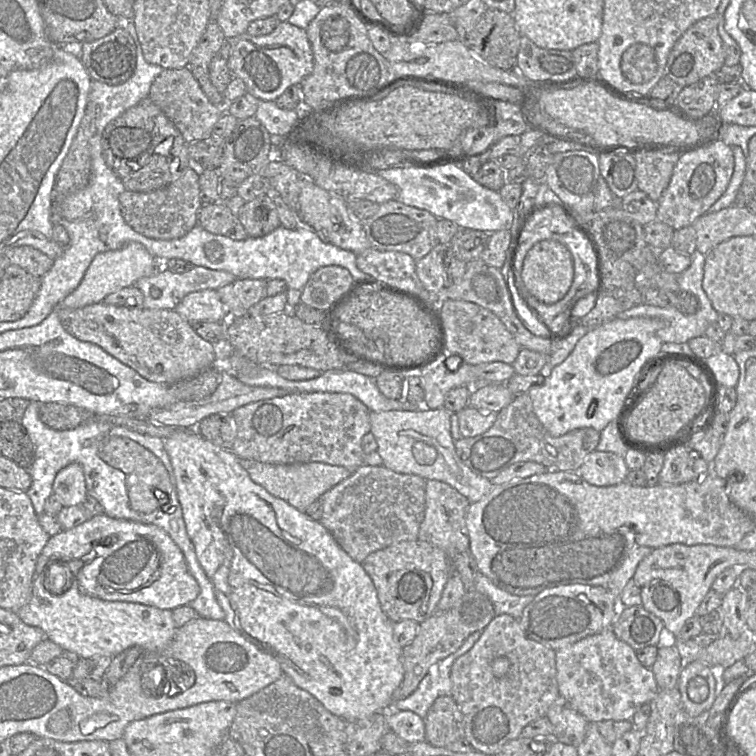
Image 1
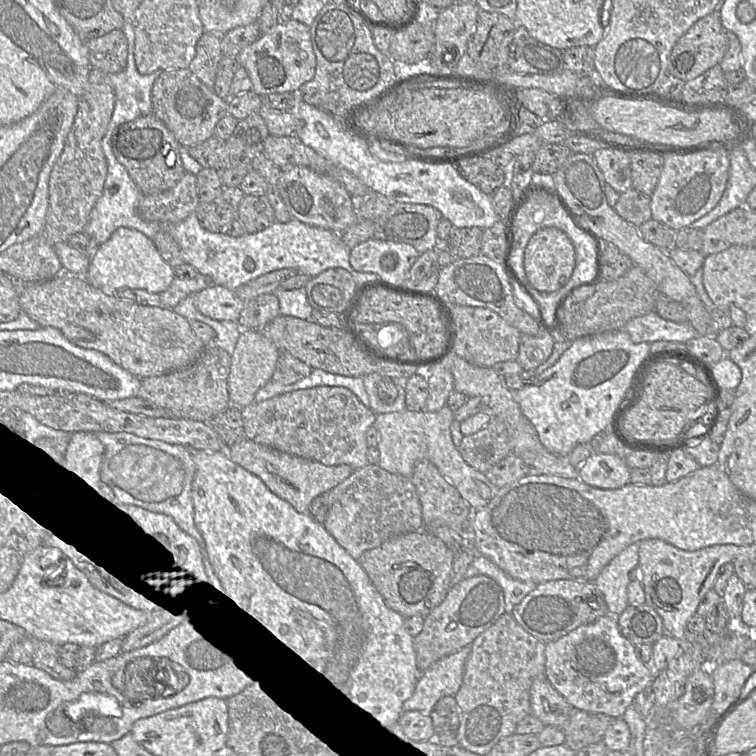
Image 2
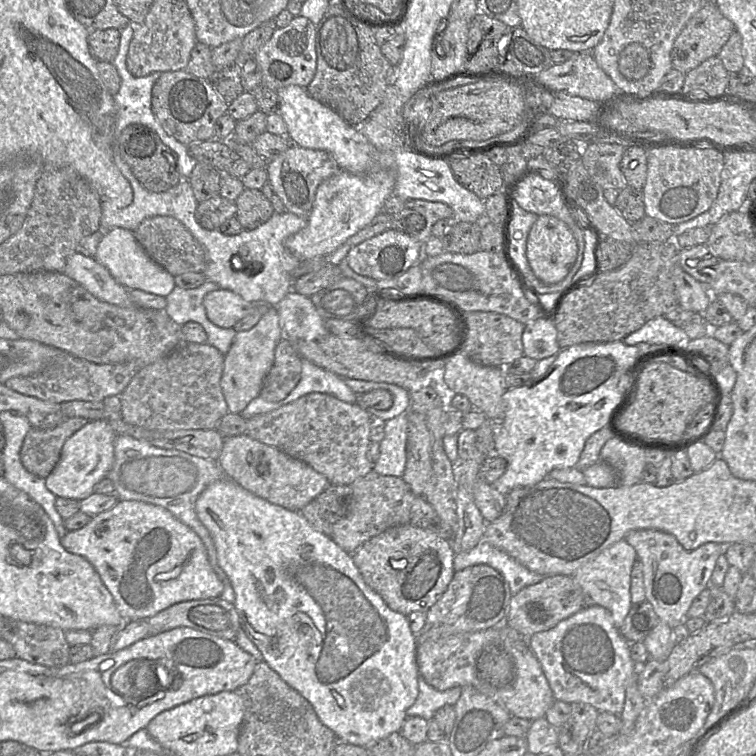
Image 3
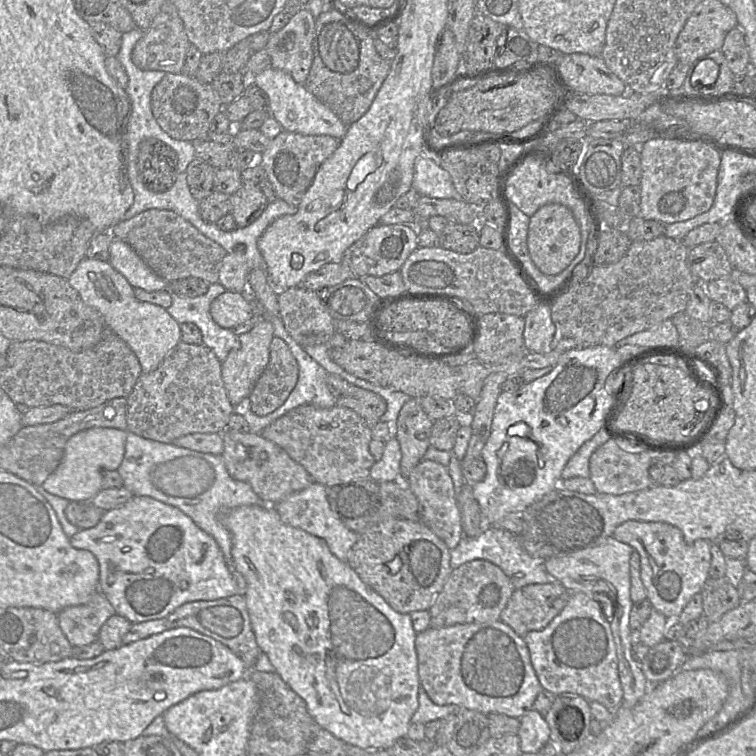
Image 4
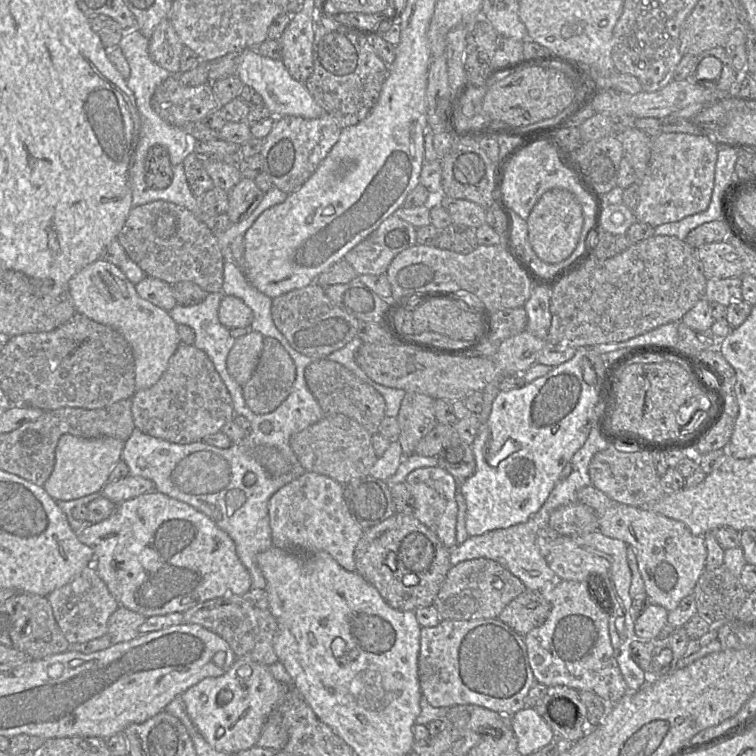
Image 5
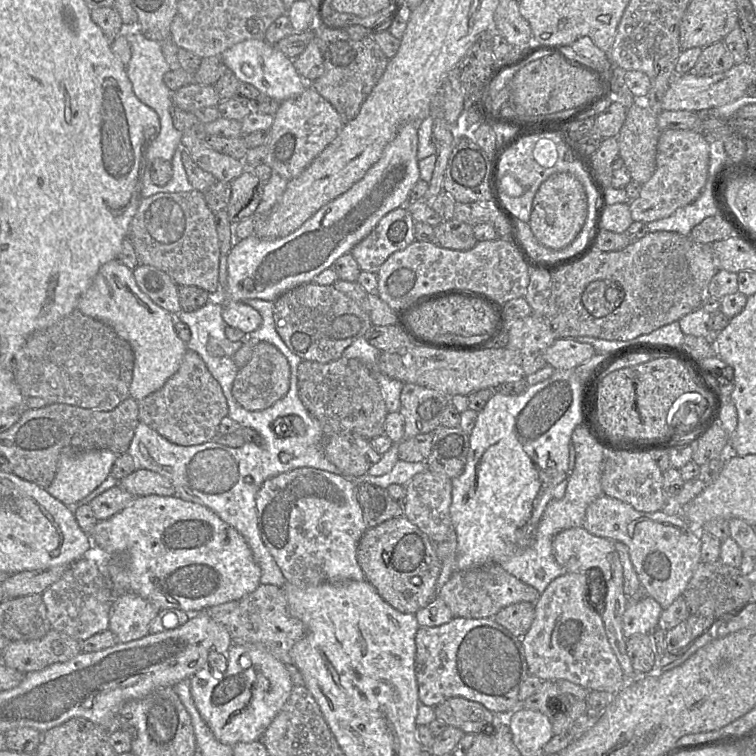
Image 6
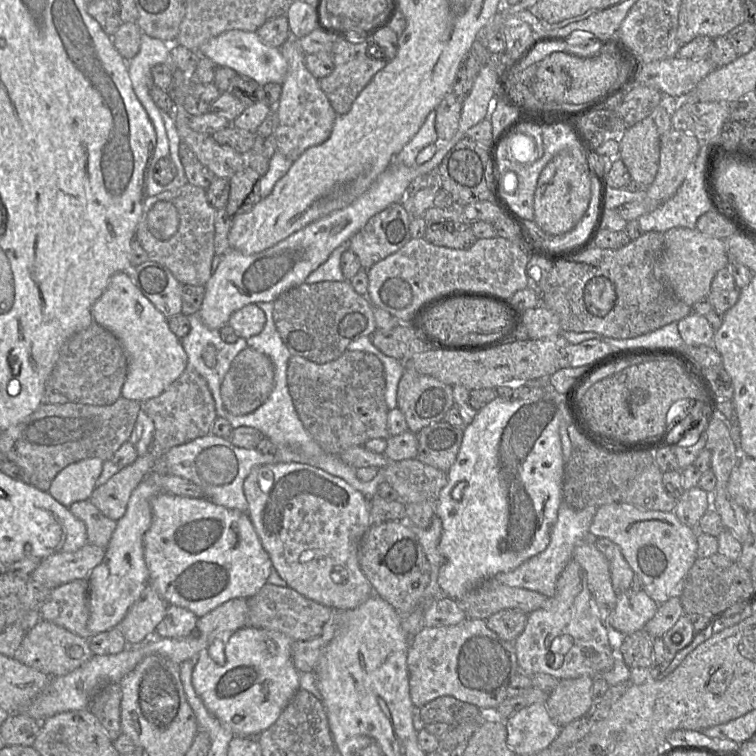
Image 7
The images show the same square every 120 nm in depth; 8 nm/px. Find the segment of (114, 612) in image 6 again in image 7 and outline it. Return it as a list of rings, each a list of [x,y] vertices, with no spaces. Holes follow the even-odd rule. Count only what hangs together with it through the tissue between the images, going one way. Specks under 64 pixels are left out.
[[[147,585],[116,628],[121,631],[128,645],[137,645],[156,636],[156,627],[168,606],[155,589]]]

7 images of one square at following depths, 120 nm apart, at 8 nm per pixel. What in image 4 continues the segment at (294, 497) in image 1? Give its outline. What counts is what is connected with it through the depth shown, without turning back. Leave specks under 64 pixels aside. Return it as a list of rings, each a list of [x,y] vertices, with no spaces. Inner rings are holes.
[[[226,429],[222,437],[224,449],[221,456],[229,475],[233,479],[248,483],[268,505],[276,505],[290,494],[315,482],[302,465],[294,461],[280,446],[260,434]]]

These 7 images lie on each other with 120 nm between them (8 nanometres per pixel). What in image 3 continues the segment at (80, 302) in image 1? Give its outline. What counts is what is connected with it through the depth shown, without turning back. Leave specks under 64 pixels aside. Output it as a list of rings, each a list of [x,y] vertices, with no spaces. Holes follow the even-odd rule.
[[[115,227],[104,232],[94,257],[122,286],[166,297],[175,287],[174,276],[154,262],[137,242],[133,231]]]

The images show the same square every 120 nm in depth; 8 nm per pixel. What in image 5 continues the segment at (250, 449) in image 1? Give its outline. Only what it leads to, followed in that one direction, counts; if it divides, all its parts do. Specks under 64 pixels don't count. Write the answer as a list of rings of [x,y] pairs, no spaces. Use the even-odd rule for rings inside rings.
[[[344,414],[325,415],[315,424],[293,434],[290,447],[304,471],[325,475],[340,484],[369,475],[378,459],[372,446],[372,435]]]

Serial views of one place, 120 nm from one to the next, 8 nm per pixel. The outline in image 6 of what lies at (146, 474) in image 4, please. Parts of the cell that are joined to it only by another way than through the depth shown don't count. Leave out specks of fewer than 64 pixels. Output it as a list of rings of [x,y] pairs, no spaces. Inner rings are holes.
[[[139,422],[127,453],[136,461],[137,469],[151,470],[168,479],[174,486],[175,496],[207,507],[236,529],[260,567],[260,584],[283,587],[287,581],[260,536],[256,494],[266,480],[290,469],[279,457],[280,448],[277,445],[284,442],[281,439],[274,441],[258,427],[249,428],[258,433],[260,444],[245,442],[241,447],[229,447],[210,440],[202,444],[182,446],[171,443],[145,423]],[[246,476],[253,478],[252,483],[246,483]]]

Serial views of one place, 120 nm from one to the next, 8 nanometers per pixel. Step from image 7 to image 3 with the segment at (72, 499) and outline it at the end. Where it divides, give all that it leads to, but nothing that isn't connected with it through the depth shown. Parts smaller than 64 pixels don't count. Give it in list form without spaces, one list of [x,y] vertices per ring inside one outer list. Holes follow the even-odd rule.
[[[91,420],[64,443],[60,459],[45,479],[45,486],[56,497],[81,501],[94,493],[94,486],[106,477],[114,462],[114,440],[117,437],[107,420]]]

